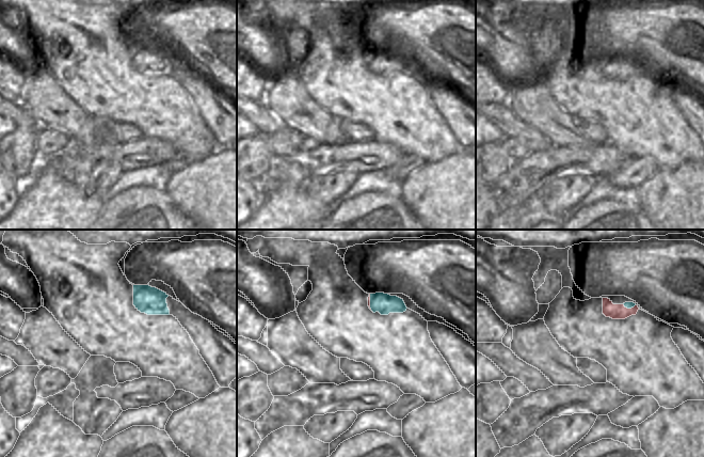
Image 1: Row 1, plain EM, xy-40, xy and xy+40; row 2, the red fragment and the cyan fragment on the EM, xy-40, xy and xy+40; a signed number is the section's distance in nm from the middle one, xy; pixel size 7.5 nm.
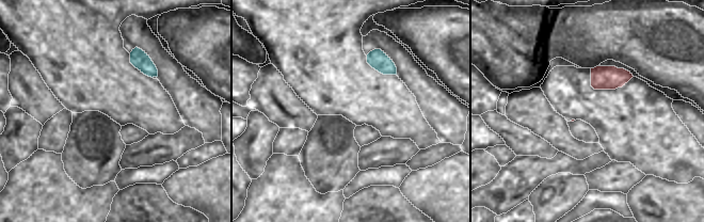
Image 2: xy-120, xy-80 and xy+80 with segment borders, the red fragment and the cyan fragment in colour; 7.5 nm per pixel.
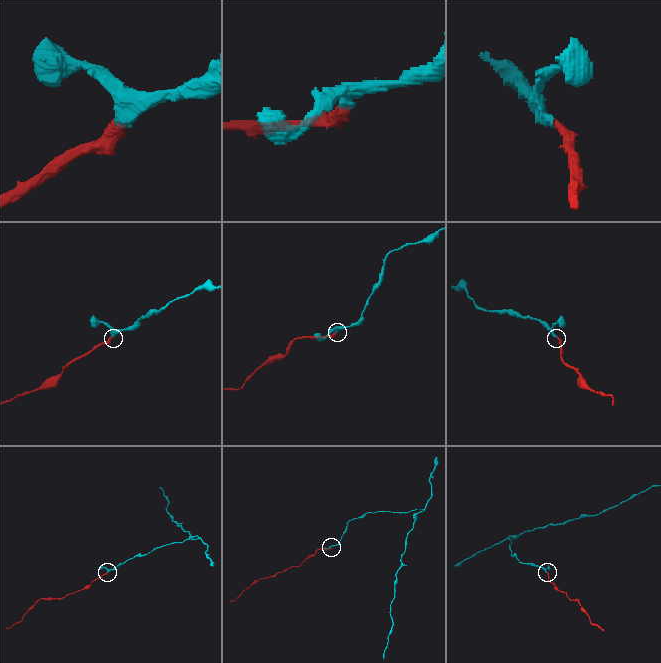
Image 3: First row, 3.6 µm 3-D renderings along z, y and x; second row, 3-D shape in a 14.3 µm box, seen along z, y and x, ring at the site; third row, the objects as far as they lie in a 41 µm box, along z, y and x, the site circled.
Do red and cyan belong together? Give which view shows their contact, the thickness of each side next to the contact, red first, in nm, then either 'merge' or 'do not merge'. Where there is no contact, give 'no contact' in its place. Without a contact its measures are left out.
xy | 20/160 nm | merge

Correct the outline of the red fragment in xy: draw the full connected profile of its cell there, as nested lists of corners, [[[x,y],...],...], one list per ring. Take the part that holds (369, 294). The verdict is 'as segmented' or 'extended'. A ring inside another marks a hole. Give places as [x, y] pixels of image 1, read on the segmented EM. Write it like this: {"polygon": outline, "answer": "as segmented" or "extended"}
{"polygon": [[[384,293],[369,294],[368,306],[373,313],[379,312],[381,315],[403,313],[407,309],[403,299]]], "answer": "extended"}

